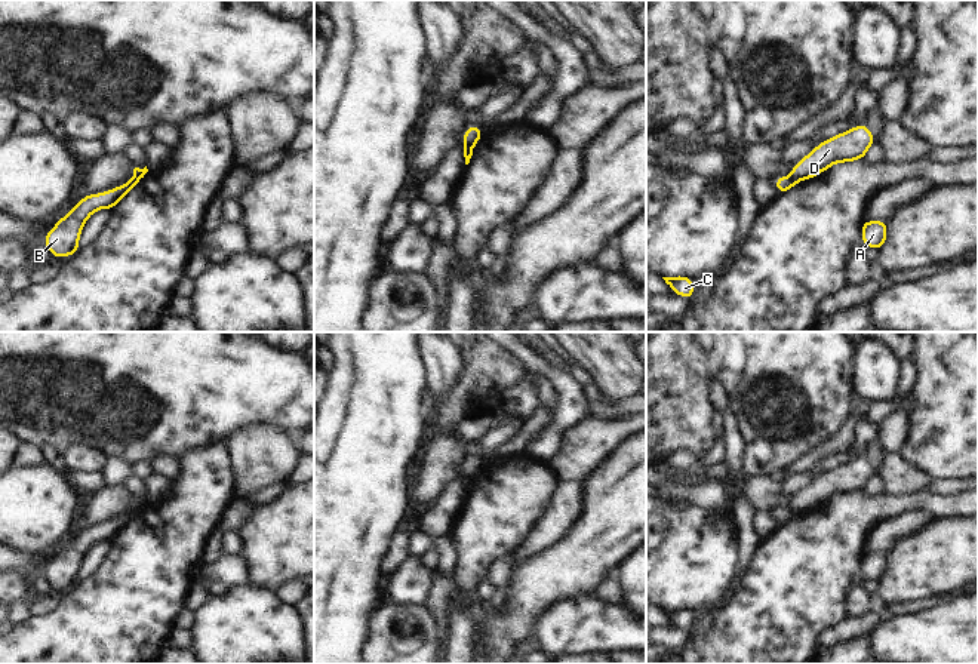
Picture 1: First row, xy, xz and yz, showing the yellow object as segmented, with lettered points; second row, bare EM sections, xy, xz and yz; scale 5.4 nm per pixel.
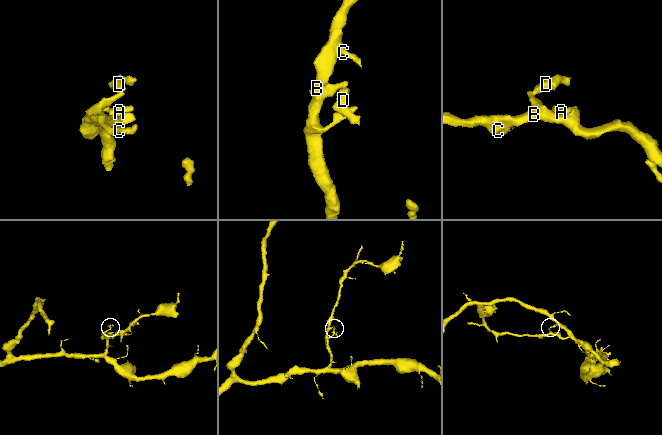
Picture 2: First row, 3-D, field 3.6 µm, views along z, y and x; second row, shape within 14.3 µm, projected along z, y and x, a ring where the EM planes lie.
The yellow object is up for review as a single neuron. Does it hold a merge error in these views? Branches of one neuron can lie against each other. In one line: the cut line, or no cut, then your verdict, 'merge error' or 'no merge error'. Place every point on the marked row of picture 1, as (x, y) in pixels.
cut xz (473, 145), (463, 147); merge error

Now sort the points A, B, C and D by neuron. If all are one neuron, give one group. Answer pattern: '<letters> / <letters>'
A B C / D

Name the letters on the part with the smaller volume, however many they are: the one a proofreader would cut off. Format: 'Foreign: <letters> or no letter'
Foreign: D

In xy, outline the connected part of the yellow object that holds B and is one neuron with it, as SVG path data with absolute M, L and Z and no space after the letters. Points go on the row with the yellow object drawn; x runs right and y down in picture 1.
M130 178L126 184L104 193L84 194L84 197L47 231L43 245L50 250L53 258L68 258L73 253L79 253L79 240L89 216L99 209L113 210L139 182L141 179Z

